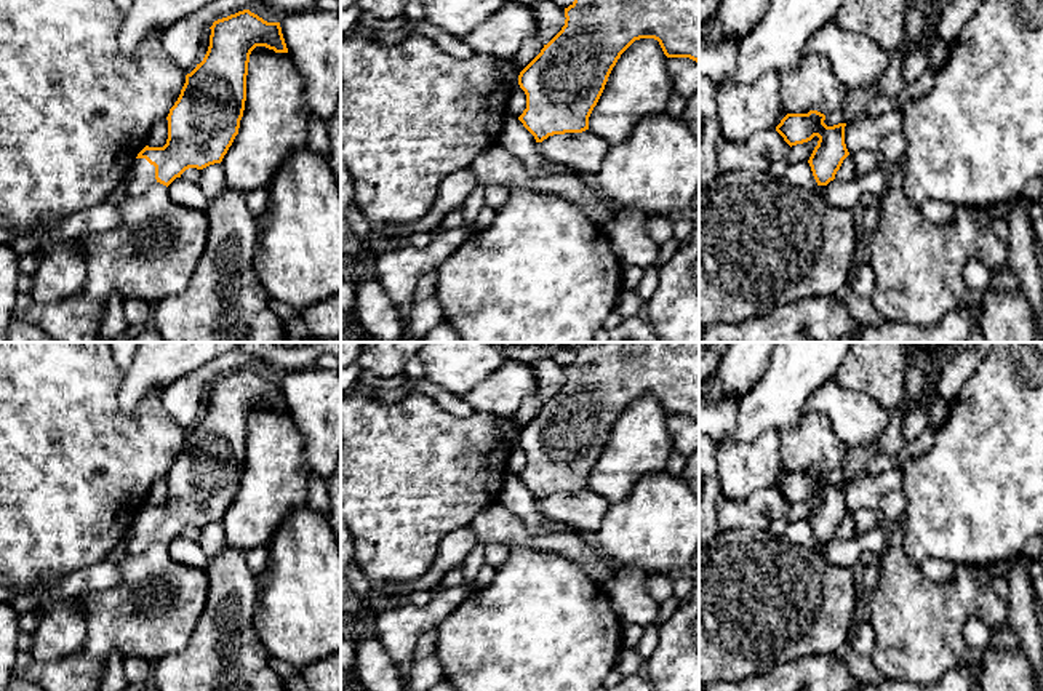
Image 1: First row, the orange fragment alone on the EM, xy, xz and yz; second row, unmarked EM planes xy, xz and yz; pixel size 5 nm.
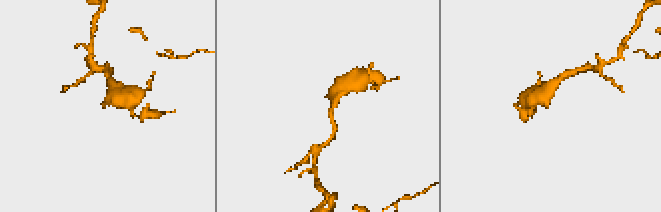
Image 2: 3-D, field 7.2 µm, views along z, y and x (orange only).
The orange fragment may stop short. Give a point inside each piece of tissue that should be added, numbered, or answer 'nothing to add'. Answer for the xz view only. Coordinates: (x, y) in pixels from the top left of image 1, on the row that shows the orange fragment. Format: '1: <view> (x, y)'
nothing to add

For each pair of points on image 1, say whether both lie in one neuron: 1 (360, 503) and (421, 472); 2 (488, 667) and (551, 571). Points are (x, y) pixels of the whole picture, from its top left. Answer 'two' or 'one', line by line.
1: one
2: one

